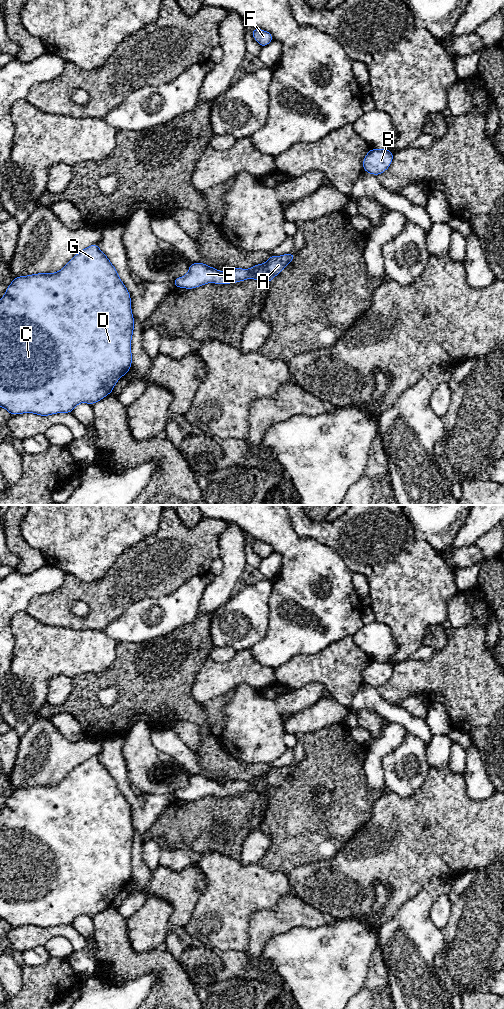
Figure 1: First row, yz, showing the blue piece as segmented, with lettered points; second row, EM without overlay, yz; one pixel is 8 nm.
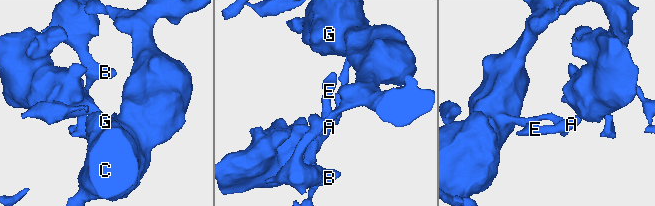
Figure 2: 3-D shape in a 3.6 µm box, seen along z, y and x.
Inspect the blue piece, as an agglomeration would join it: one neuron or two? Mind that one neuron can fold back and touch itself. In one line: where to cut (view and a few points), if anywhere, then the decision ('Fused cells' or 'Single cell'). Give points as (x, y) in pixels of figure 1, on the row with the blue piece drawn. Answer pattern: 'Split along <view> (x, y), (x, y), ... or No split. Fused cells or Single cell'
Split along yz (248, 269), (255, 274), (263, 273). Fused cells

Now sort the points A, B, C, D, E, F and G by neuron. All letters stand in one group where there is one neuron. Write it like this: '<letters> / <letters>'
A E / B C D F G

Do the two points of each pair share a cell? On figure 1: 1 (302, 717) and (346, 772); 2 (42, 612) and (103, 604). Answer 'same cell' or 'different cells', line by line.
1: different cells
2: same cell

